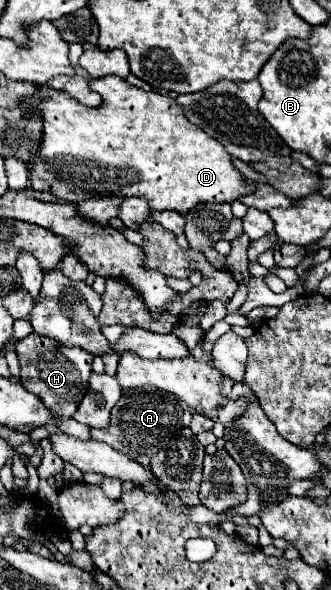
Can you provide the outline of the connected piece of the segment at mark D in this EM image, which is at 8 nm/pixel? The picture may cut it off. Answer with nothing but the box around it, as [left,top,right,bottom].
[27,77,255,215]

